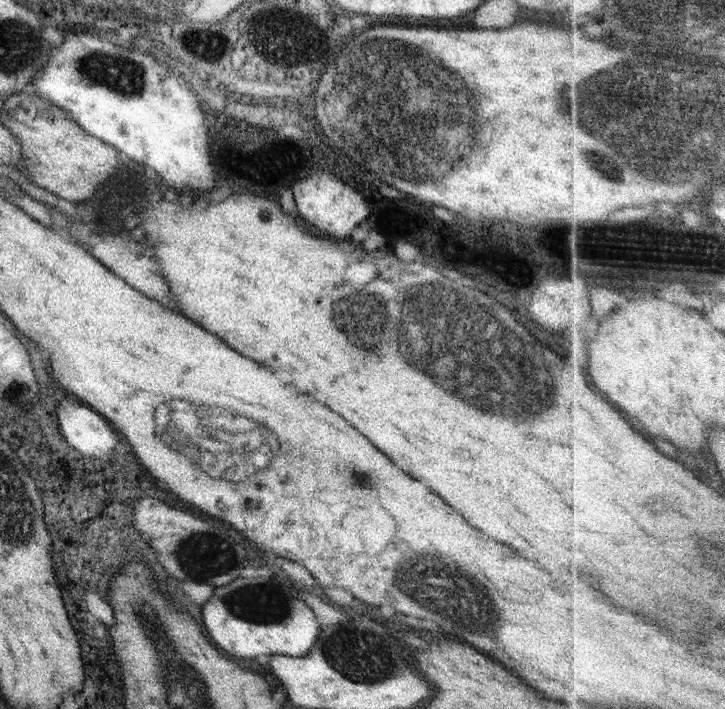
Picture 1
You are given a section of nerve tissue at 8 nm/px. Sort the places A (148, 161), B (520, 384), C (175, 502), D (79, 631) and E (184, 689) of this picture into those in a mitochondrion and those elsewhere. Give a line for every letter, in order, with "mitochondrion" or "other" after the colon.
A: other
B: mitochondrion
C: other
D: other
E: mitochondrion

